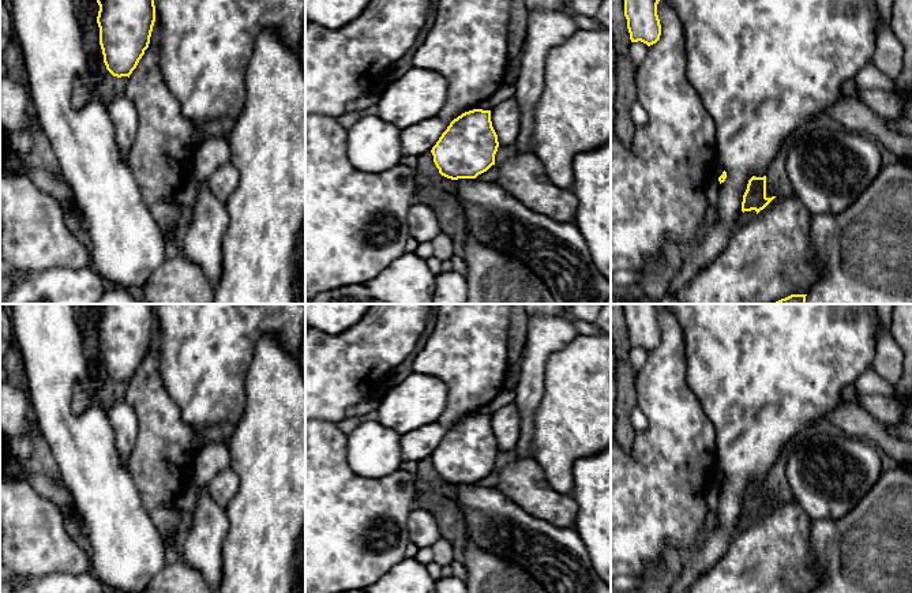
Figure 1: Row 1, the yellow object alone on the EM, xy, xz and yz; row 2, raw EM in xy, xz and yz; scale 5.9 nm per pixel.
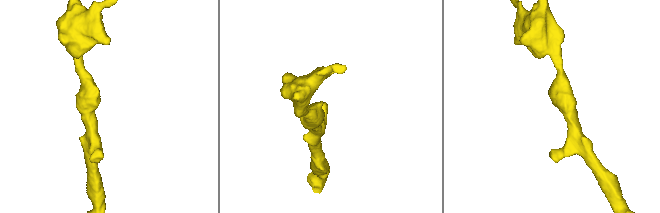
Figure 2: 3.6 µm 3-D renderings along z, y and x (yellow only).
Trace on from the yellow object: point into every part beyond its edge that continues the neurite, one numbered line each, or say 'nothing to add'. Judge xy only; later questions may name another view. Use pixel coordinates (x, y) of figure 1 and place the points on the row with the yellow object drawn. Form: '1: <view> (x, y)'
nothing to add

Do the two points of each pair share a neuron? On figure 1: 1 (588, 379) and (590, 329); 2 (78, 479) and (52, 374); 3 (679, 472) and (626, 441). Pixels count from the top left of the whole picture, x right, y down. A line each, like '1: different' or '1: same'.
1: different
2: same
3: different

